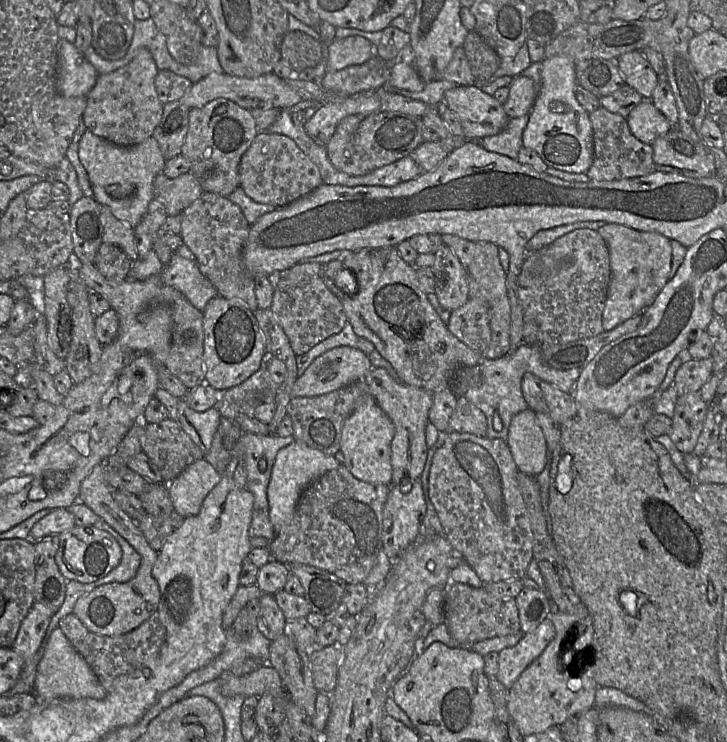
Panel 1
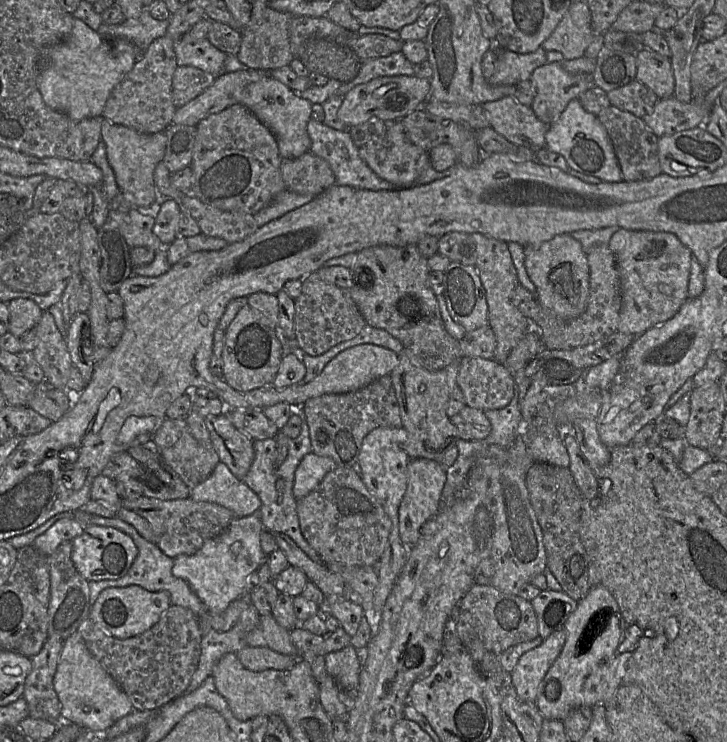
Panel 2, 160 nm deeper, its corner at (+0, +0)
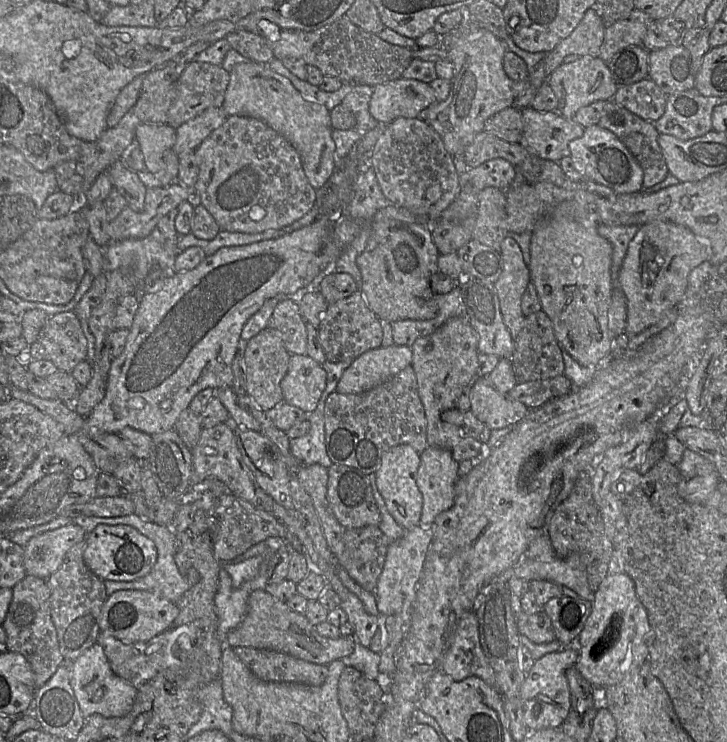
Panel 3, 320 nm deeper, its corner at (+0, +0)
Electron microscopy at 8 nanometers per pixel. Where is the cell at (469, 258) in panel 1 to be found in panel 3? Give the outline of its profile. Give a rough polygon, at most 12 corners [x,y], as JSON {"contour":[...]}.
{"contour":[[511,236],[499,252],[494,283],[503,322],[514,339],[526,318],[521,299],[530,270]]}

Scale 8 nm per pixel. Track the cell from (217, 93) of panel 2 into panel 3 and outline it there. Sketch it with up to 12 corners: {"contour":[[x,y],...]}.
{"contour":[[209,108],[179,126],[173,150],[178,158],[195,153],[227,118]]}

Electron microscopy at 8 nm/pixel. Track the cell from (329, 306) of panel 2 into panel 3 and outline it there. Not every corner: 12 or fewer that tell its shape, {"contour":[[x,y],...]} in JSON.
{"contour":[[361,291],[328,304],[317,327],[327,360],[382,347]]}

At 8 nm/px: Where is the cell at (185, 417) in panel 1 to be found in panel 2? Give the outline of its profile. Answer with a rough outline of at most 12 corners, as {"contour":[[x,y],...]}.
{"contour":[[225,414],[205,425],[220,462],[242,480],[254,440]]}

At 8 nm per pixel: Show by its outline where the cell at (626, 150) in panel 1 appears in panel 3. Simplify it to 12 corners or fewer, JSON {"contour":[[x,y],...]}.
{"contour":[[614,103],[599,126],[614,133],[643,171],[643,187],[669,170],[653,122]]}

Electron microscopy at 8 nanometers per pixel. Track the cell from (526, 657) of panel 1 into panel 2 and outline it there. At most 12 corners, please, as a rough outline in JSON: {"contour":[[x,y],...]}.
{"contour":[[564,629],[519,657],[510,672],[521,700],[534,703],[561,653]]}

